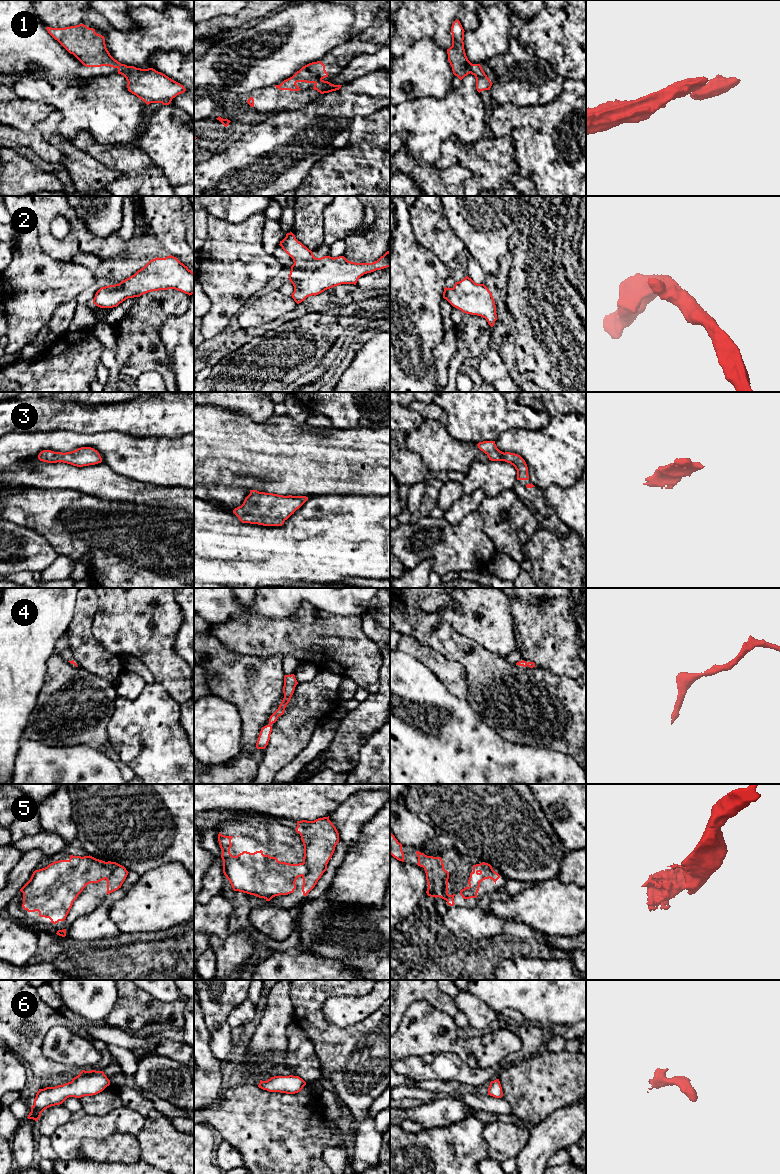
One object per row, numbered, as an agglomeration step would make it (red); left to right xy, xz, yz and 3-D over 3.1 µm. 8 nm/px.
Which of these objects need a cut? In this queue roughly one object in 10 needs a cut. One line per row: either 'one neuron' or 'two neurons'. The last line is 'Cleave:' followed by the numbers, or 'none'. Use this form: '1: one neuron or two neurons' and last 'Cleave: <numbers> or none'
1: one neuron
2: one neuron
3: one neuron
4: one neuron
5: one neuron
6: one neuron
Cleave: none

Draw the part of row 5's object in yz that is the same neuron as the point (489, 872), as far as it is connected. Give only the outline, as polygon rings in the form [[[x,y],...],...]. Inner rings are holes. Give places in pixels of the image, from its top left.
[[[482,862],[480,864],[473,865],[473,871],[470,873],[468,880],[469,886],[460,890],[460,895],[464,899],[477,898],[480,883],[489,878],[492,879],[495,884],[500,878],[500,875],[493,870],[490,864]]]

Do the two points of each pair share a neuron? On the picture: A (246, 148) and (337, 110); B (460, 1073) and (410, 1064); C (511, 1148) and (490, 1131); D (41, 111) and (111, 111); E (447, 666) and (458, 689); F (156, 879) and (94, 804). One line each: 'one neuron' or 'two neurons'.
A: one neuron
B: one neuron
C: one neuron
D: two neurons
E: one neuron
F: two neurons

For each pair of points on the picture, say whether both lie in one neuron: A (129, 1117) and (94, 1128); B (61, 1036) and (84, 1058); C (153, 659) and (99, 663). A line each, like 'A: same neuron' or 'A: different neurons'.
A: same neuron
B: same neuron
C: different neurons

